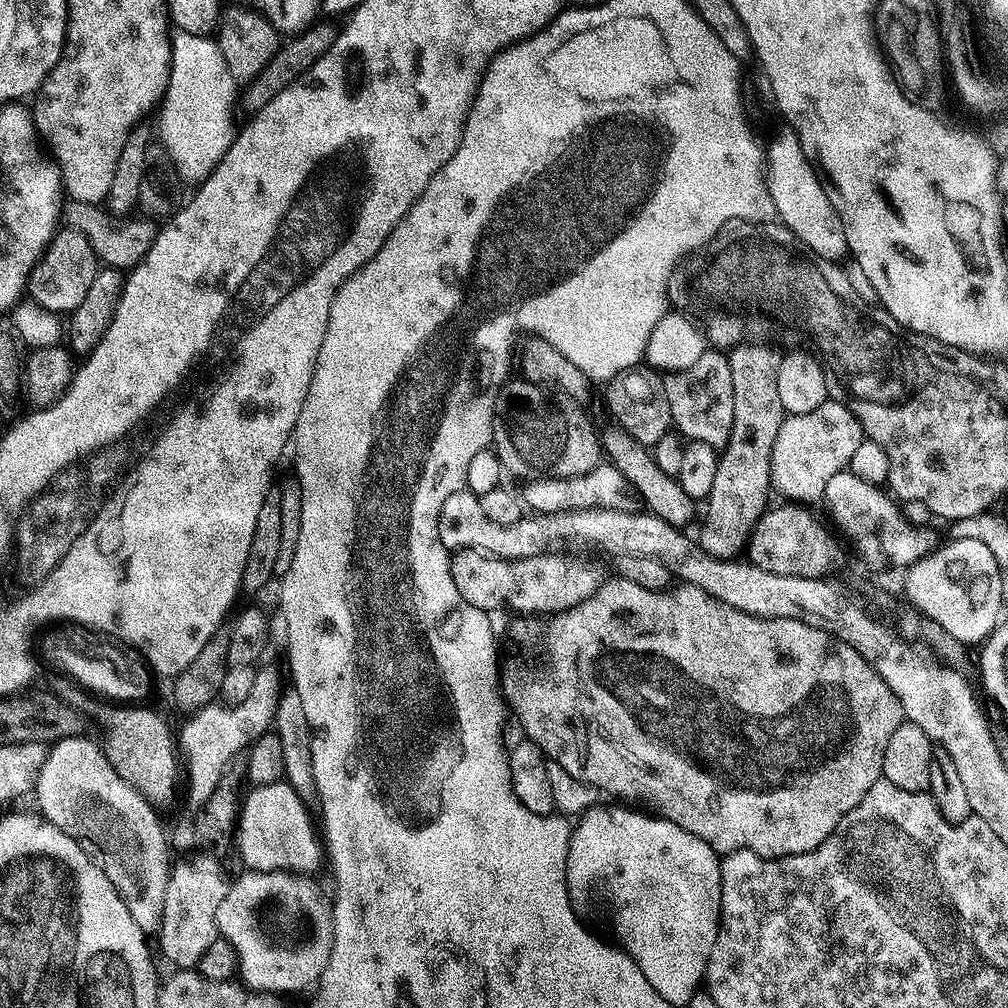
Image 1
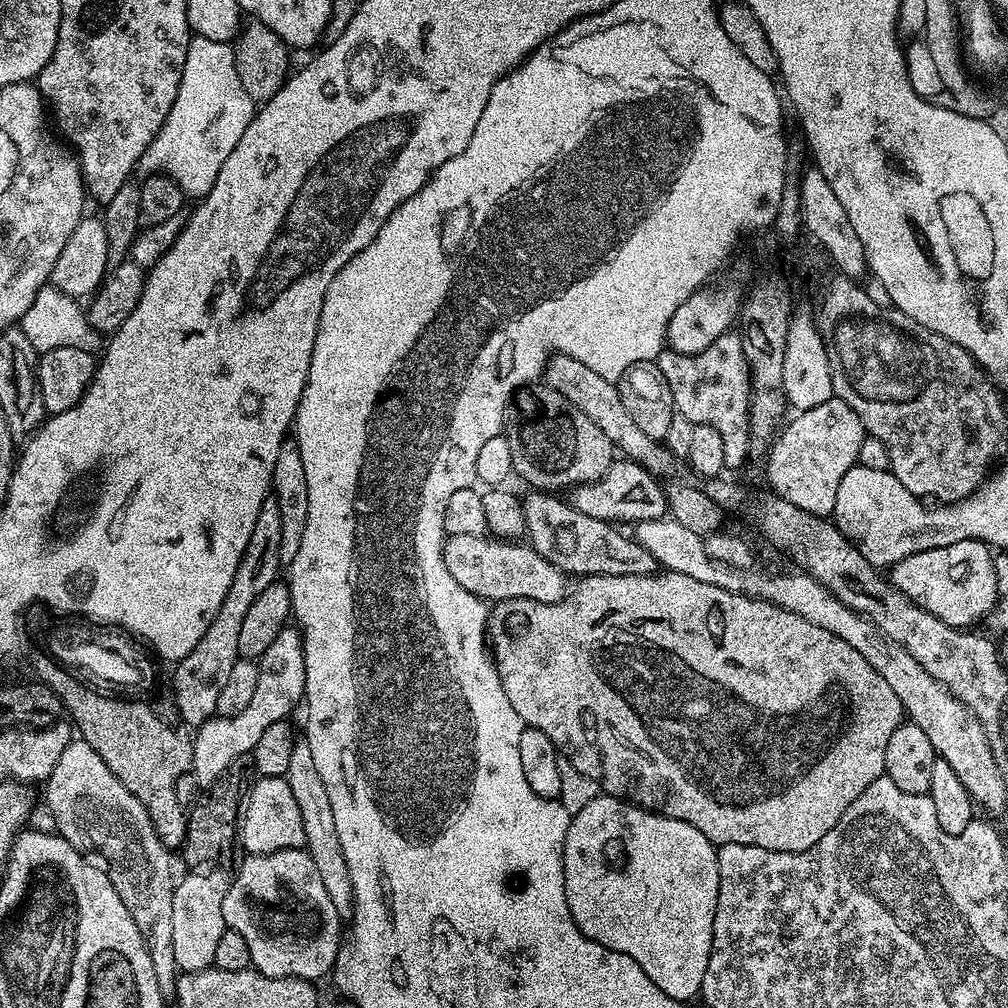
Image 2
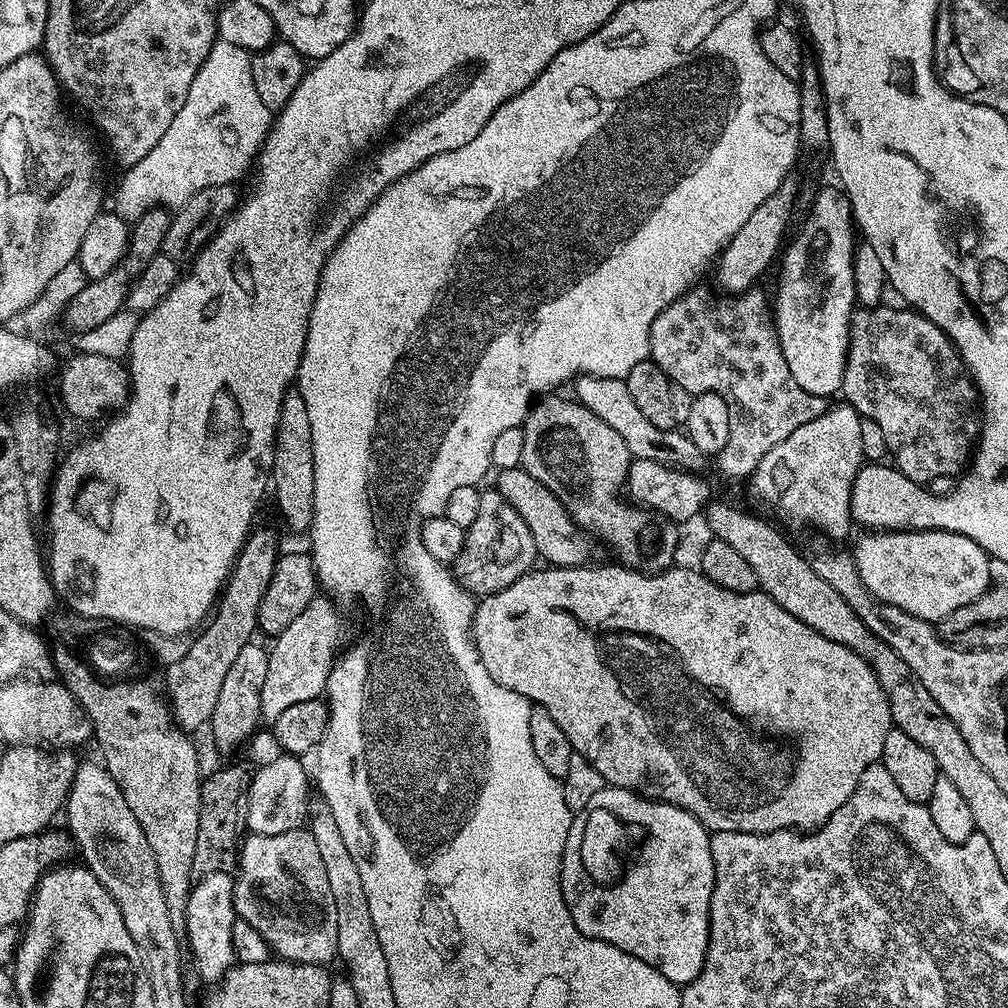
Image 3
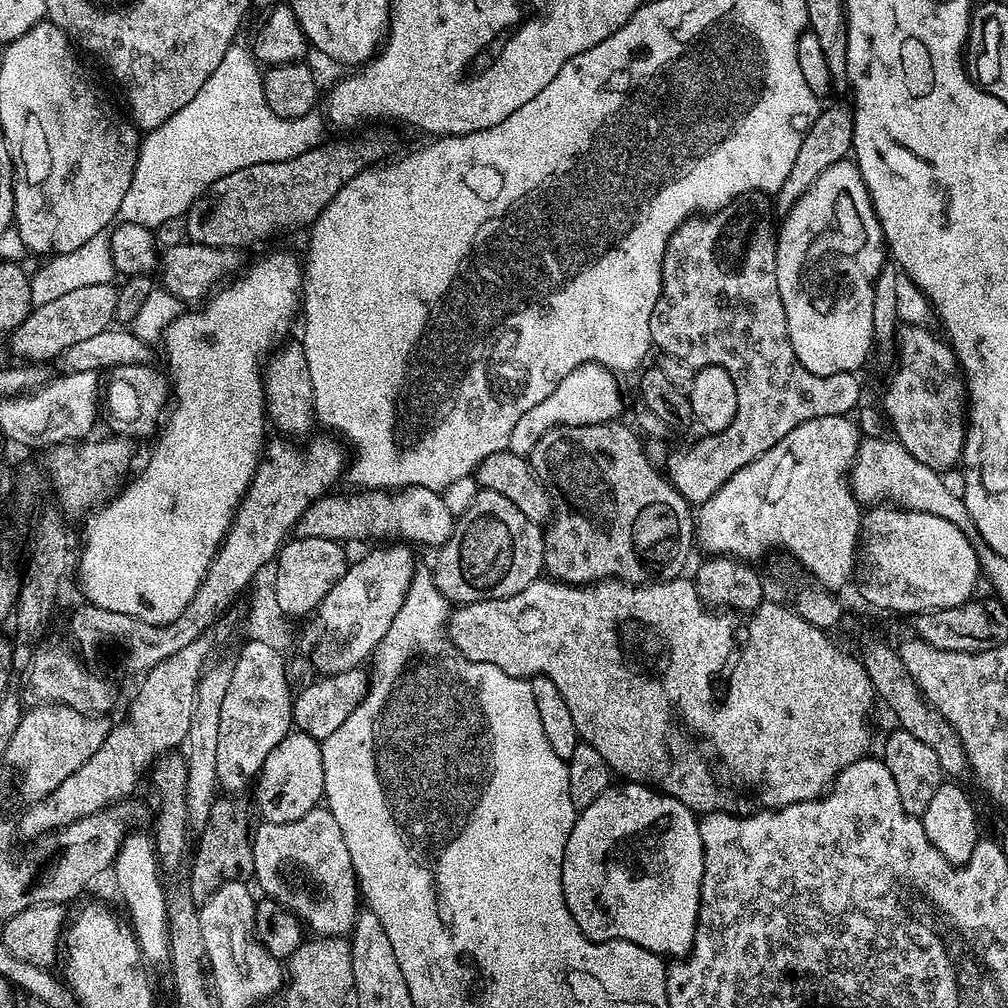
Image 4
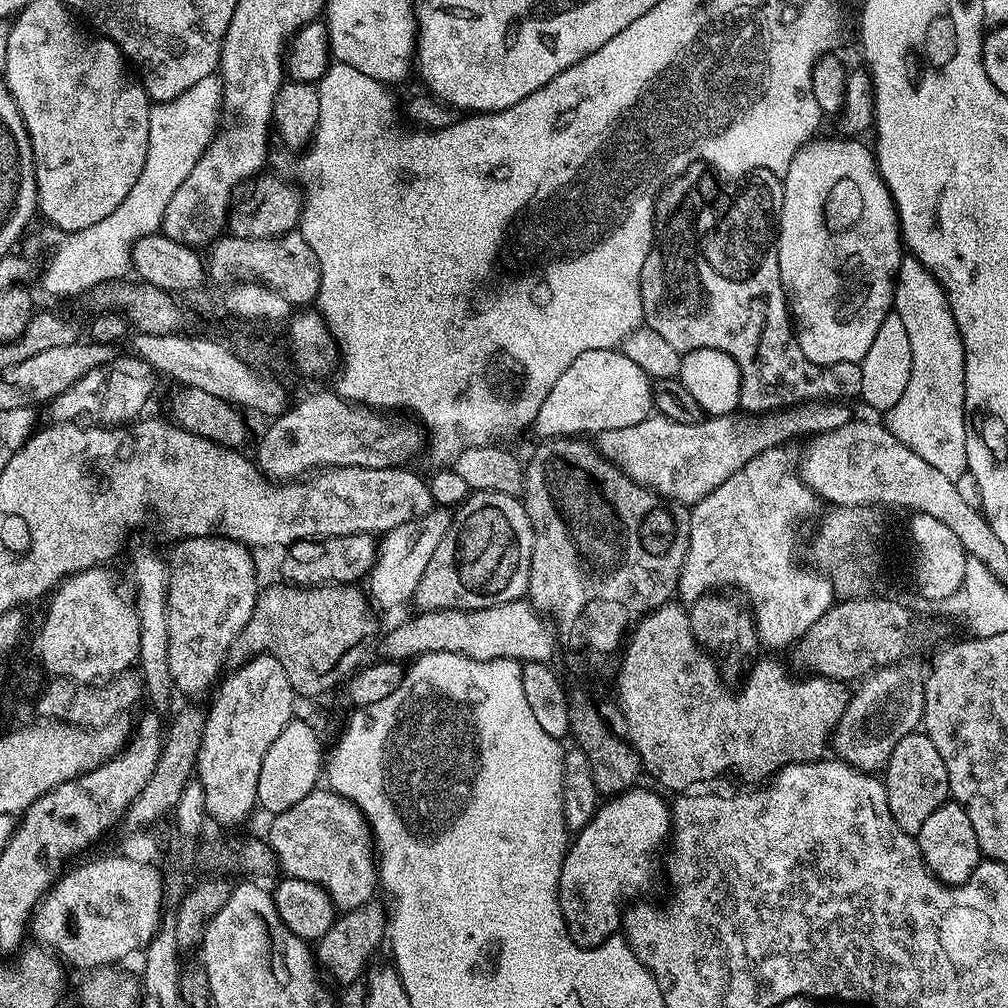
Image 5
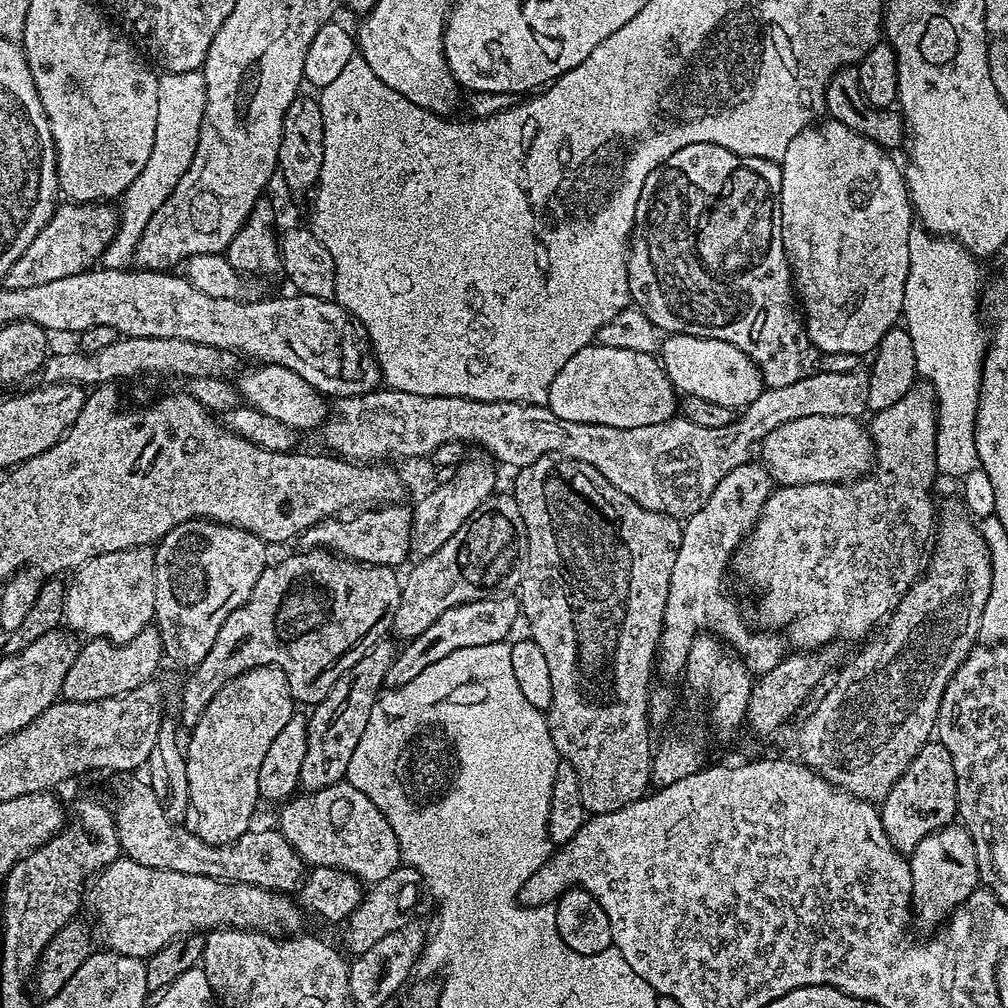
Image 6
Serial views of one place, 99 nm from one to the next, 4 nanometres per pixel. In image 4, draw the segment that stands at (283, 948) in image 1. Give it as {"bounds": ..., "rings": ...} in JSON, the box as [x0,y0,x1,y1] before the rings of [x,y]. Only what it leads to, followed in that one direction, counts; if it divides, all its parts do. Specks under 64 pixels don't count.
{"bounds":[252,806,358,937],"rings":[[[317,806],[310,809],[302,818],[285,824],[257,823],[252,833],[252,876],[256,880],[255,887],[261,888],[263,895],[279,904],[281,909],[287,910],[291,915],[296,916],[300,923],[309,933],[319,936],[347,937],[352,930],[352,923],[356,920],[358,911],[358,885],[356,882],[356,871],[350,862],[350,850],[346,850],[346,838],[342,838],[342,830],[338,830],[338,822],[334,822],[334,814],[329,812],[327,807]]]}

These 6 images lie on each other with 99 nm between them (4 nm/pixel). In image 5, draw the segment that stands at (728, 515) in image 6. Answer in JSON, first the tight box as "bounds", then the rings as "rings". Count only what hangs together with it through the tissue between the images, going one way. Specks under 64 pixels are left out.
{"bounds":[678,447,834,649],"rings":[[[791,447],[771,448],[750,458],[742,470],[730,474],[718,490],[706,494],[706,498],[699,500],[691,509],[690,546],[682,566],[678,596],[685,605],[691,606],[707,592],[739,590],[752,609],[757,641],[768,648],[791,649],[804,637],[806,630],[810,630],[810,626],[814,626],[814,622],[818,622],[818,618],[832,607],[834,589],[823,571],[796,565],[796,524],[802,523],[815,510],[818,497],[804,485],[797,457],[794,452],[792,456],[788,448]]]}

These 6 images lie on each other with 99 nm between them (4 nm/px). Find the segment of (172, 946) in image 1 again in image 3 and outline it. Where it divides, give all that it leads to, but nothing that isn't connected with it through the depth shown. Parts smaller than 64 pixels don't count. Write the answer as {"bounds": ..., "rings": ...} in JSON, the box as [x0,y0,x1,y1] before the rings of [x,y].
{"bounds":[185,872,237,981],"rings":[[[215,872],[199,877],[193,883],[185,916],[186,944],[192,947],[192,956],[196,959],[196,968],[202,979],[220,981],[229,968],[237,963],[232,941],[232,927],[237,919],[234,880],[229,873]]]}

